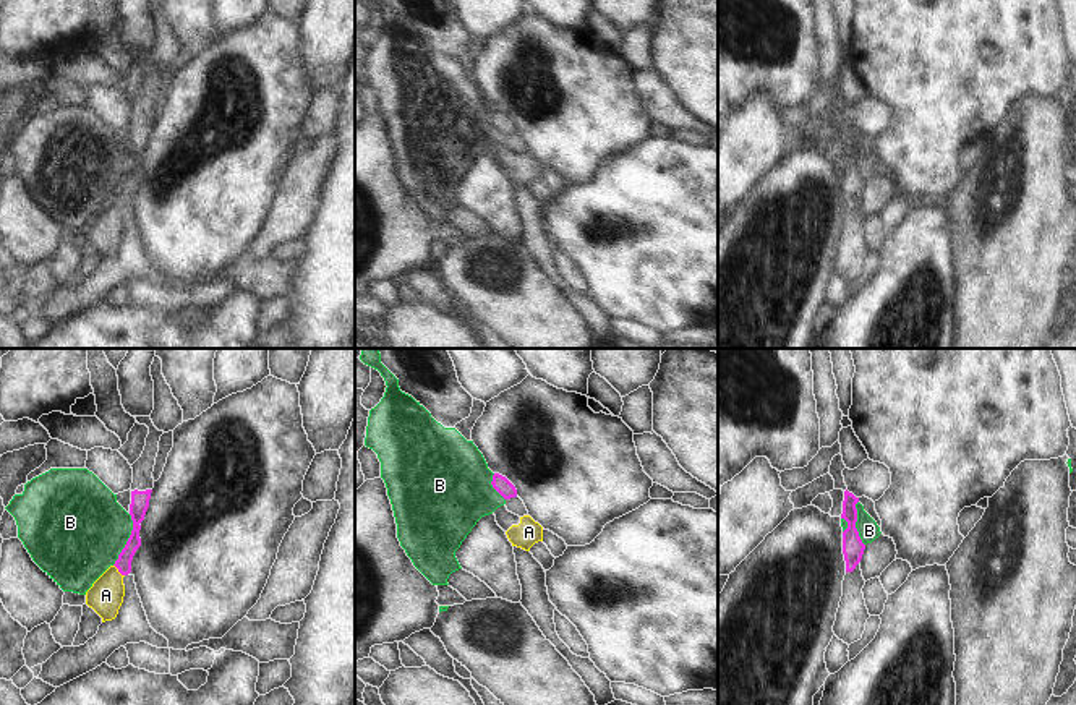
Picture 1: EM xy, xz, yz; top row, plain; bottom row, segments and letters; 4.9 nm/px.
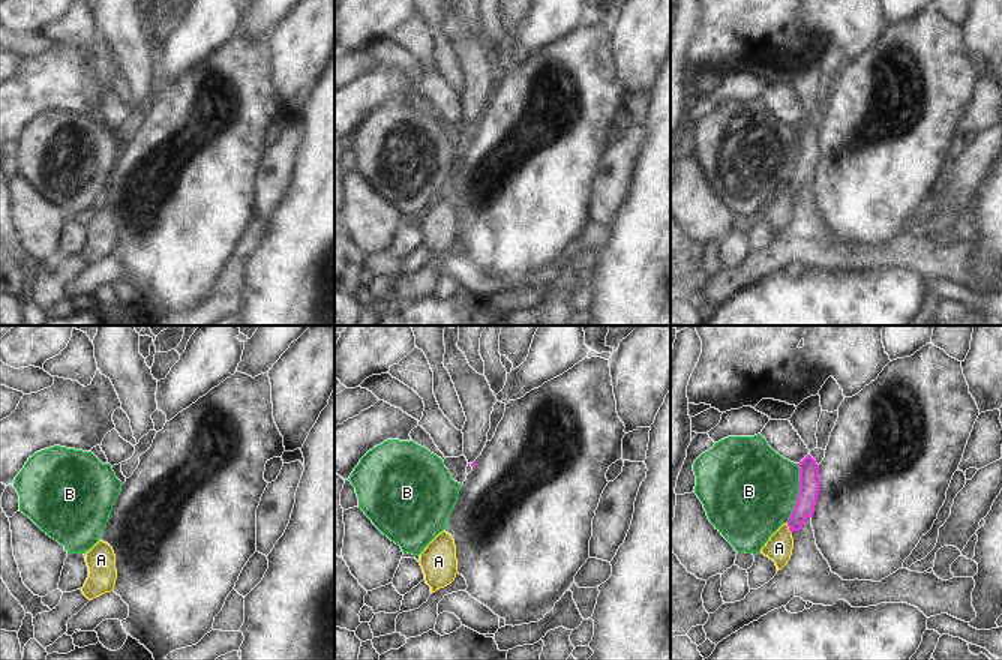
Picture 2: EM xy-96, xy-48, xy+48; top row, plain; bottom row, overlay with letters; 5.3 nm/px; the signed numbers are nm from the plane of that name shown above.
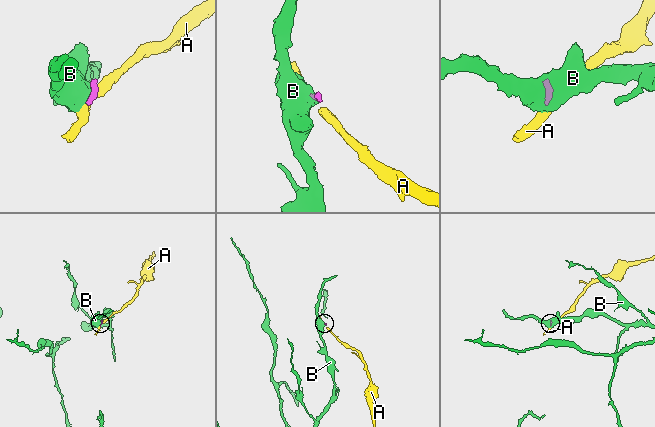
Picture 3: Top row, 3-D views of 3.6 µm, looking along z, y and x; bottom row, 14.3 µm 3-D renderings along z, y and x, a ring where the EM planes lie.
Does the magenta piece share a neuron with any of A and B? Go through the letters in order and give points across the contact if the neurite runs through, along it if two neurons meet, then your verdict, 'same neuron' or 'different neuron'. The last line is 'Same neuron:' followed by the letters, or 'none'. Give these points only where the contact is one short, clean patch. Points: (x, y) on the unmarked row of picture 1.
A: border xy (114, 201), (123, 213); different neuron
B: border xy (130, 151), (132, 170), (112, 201); different neuron
Same neuron: none

